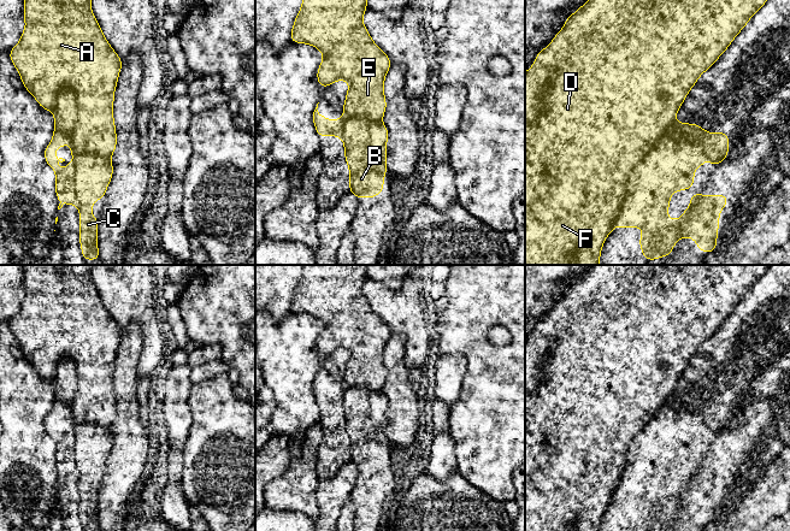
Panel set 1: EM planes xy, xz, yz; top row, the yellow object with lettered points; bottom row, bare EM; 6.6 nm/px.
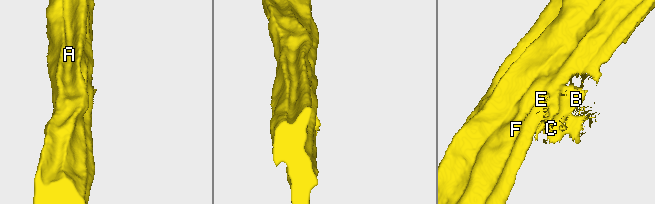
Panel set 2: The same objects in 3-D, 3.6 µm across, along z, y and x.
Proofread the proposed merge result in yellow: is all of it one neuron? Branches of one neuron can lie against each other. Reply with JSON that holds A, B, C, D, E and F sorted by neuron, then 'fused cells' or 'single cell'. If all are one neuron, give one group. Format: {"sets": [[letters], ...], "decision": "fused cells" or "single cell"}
{"sets": [["A", "D", "E", "F"], ["B", "C"]], "decision": "fused cells"}

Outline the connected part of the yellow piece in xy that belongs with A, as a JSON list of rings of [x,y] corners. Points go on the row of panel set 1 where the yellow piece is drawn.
[[[24,0],[25,29],[8,54],[24,88],[43,110],[54,112],[63,89],[76,94],[78,122],[72,132],[75,151],[111,160],[117,146],[114,90],[123,60],[106,40],[90,5],[92,0]]]

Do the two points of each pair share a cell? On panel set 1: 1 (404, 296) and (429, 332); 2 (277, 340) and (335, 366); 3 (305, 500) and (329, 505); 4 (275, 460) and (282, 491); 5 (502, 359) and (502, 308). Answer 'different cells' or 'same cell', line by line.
1: same cell
2: different cells
3: different cells
4: different cells
5: same cell

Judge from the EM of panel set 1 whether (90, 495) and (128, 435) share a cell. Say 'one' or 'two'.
two

